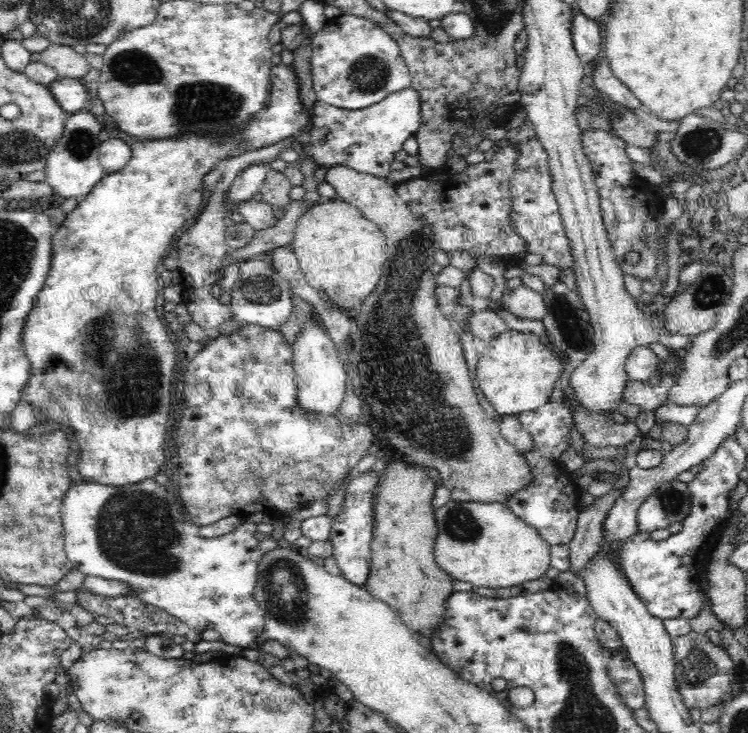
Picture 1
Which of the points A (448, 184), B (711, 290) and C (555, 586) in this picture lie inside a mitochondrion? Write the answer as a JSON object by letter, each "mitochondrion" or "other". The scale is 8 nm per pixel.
{"A":"other","B":"mitochondrion","C":"other"}

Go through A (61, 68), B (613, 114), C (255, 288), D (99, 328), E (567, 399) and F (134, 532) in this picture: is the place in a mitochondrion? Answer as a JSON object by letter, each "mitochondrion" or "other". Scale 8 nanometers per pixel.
{"A":"other","B":"other","C":"mitochondrion","D":"mitochondrion","E":"other","F":"mitochondrion"}

